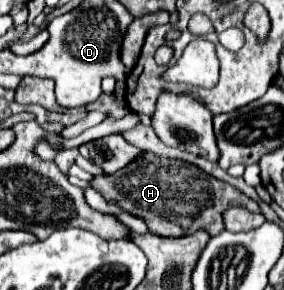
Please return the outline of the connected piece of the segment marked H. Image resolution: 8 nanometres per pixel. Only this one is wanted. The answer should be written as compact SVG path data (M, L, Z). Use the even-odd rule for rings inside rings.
M145 152L135 162L121 168L117 174L95 176L91 180L91 186L107 202L119 204L127 212L145 218L145 224L153 234L167 238L183 238L195 234L197 230L209 230L209 236L215 236L223 230L221 212L231 206L243 206L249 212L261 212L255 200L199 170L197 166L185 164L181 160L159 158L151 152Z

